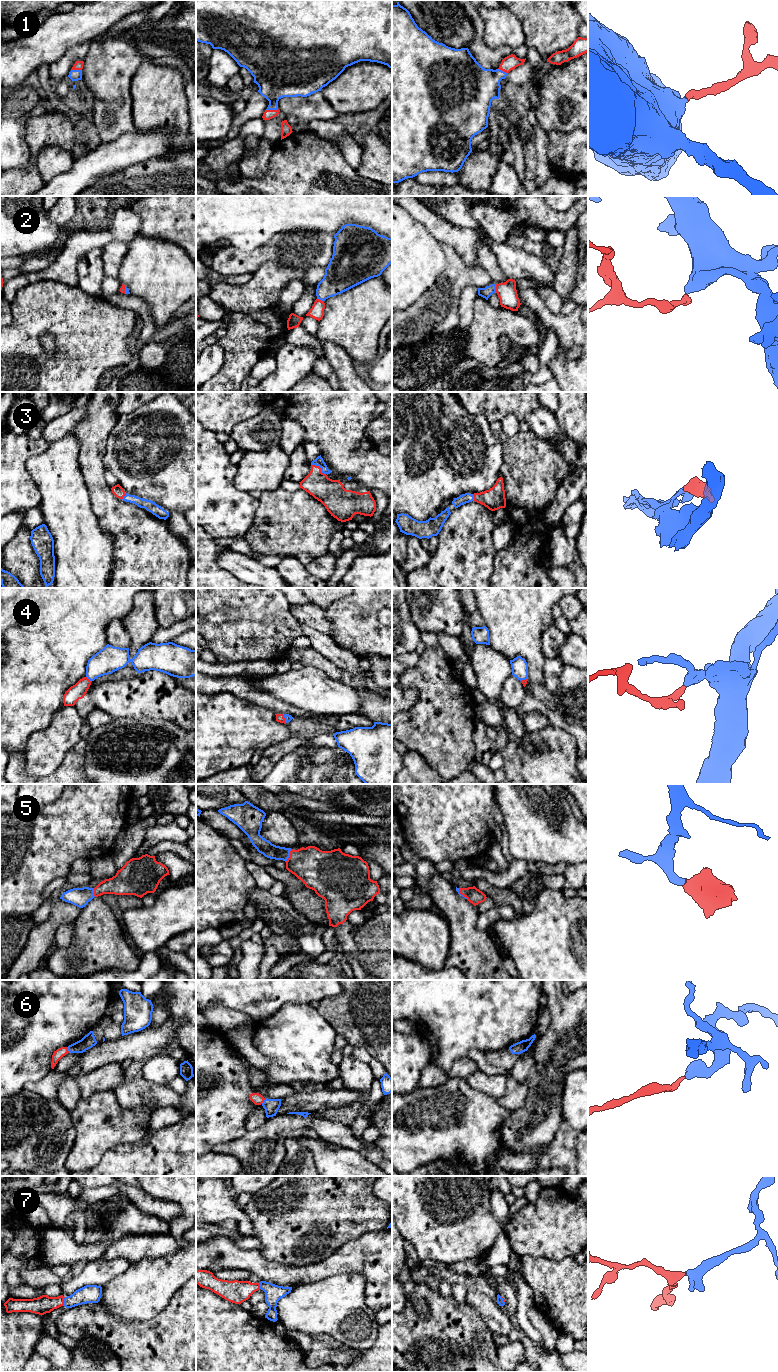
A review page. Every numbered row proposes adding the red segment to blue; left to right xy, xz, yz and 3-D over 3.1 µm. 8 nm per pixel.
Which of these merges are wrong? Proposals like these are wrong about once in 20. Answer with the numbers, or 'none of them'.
none of them

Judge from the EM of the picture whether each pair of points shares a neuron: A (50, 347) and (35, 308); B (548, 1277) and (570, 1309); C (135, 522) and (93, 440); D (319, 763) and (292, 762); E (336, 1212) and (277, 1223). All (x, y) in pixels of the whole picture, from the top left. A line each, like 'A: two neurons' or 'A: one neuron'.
A: two neurons
B: one neuron
C: one neuron
D: one neuron
E: one neuron

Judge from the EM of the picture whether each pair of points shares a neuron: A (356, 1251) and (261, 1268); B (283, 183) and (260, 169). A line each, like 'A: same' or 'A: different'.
A: same
B: different

